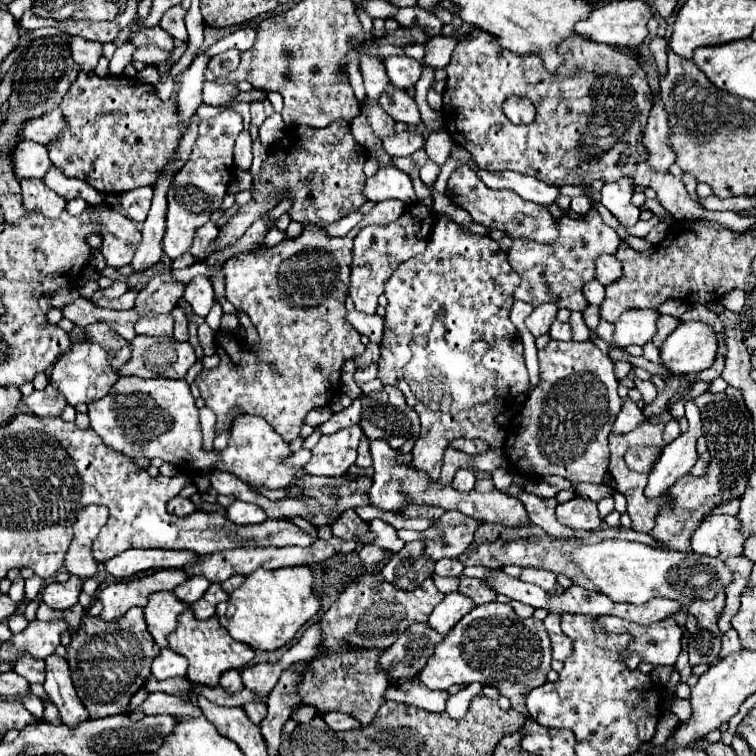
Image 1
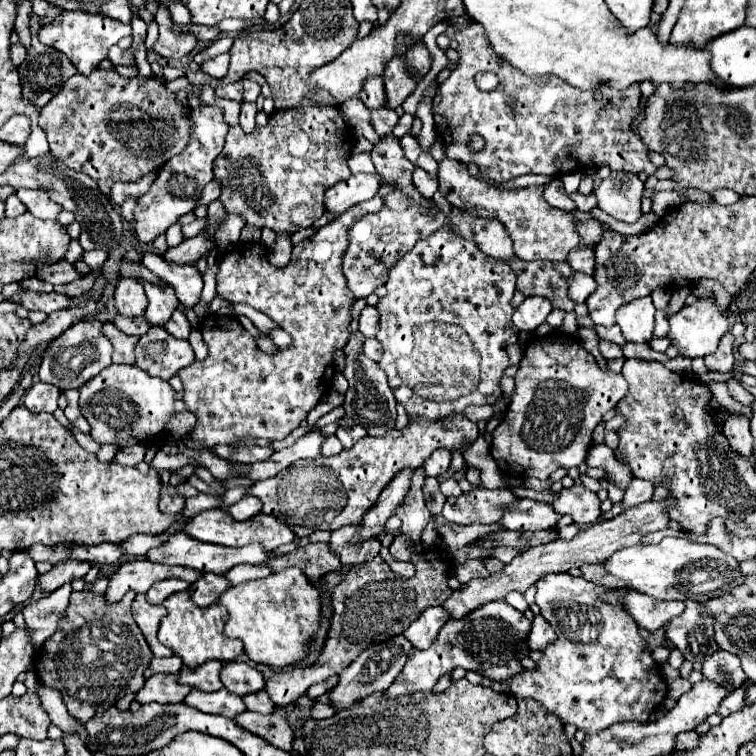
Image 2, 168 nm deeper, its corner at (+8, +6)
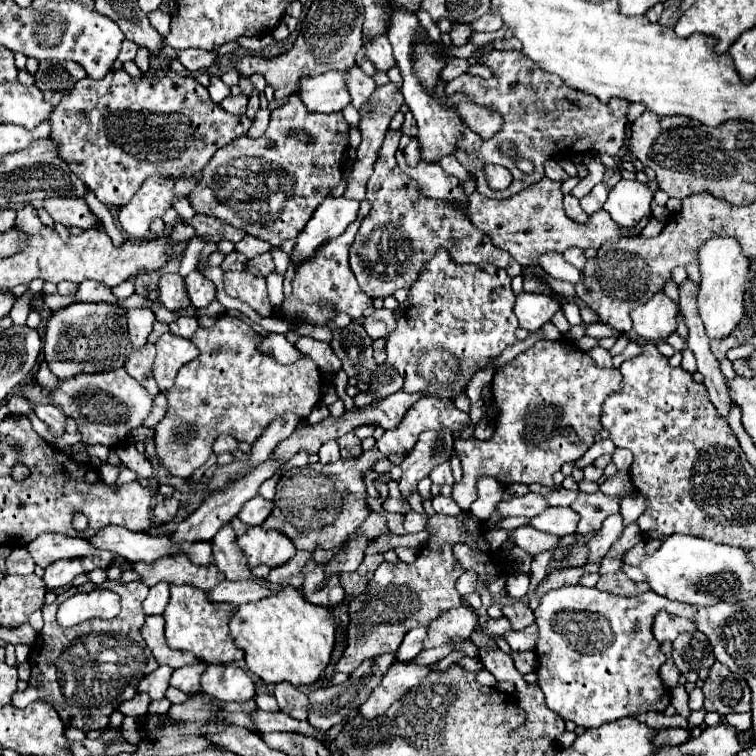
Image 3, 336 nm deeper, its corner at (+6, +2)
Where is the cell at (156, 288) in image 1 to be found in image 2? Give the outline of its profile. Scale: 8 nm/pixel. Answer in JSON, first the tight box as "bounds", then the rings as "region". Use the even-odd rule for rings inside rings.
{"bounds":[163,217,225,265],"region":[[[225,217],[219,221],[219,225],[215,227],[213,233],[209,233],[207,229],[203,229],[199,235],[191,237],[191,239],[185,239],[181,245],[177,247],[171,247],[163,259],[167,263],[175,263],[175,265],[195,265],[201,257],[207,257],[213,249],[217,249],[217,239],[215,239],[215,233],[217,229],[225,223]]]}

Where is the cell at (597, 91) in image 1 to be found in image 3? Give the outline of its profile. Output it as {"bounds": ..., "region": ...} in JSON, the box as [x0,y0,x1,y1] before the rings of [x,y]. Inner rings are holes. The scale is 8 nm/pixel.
{"bounds":[445,51,629,199],"region":[[[489,51],[479,57],[481,63],[485,63],[495,77],[485,81],[481,77],[473,77],[469,73],[453,79],[447,83],[445,93],[453,95],[455,91],[463,91],[469,95],[475,103],[489,105],[497,109],[503,115],[503,129],[489,141],[477,139],[477,135],[465,127],[465,135],[459,141],[459,149],[455,157],[459,163],[471,171],[477,177],[477,191],[491,199],[505,199],[515,195],[517,191],[529,187],[531,183],[543,179],[543,163],[547,159],[557,157],[577,157],[585,153],[607,153],[615,155],[625,139],[625,123],[627,123],[627,107],[629,103],[623,99],[611,99],[611,103],[601,103],[593,95],[585,95],[581,91],[569,89],[557,75],[545,73],[539,65],[531,63],[523,53],[519,51]],[[511,143],[517,147],[515,157],[503,155],[501,145]],[[519,159],[529,159],[535,165],[535,171],[531,175],[525,175],[515,163]],[[485,165],[503,165],[511,171],[513,181],[507,189],[495,191],[489,187],[485,177]]]}

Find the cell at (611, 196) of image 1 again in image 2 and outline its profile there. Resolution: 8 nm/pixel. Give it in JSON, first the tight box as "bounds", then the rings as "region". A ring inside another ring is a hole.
{"bounds":[595,171,643,223],"region":[[[613,171],[607,179],[599,183],[595,189],[599,209],[617,221],[635,223],[641,217],[641,197],[643,197],[643,181],[625,171]]]}

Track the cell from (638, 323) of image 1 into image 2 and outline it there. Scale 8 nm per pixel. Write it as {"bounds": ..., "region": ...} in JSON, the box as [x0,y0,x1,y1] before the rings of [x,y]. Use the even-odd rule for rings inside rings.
{"bounds":[615,297,655,343],"region":[[[641,297],[629,305],[621,305],[615,319],[627,341],[647,343],[653,337],[655,325],[655,307],[651,297]]]}

